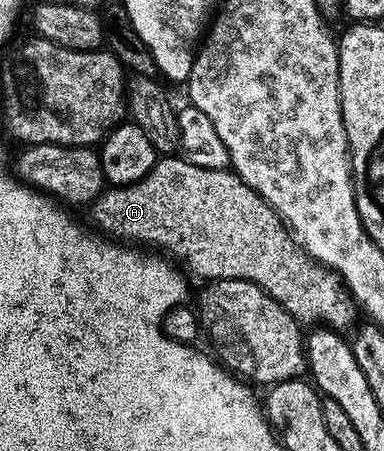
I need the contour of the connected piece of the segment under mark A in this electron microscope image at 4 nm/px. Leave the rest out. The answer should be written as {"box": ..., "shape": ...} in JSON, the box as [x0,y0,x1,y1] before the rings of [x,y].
{"box":[89,156,359,332],"shape":[[[163,156],[143,180],[102,191],[100,197],[91,204],[89,212],[100,233],[131,244],[147,244],[149,246],[146,247],[165,253],[190,275],[193,273],[195,277],[203,278],[201,280],[247,280],[257,284],[297,323],[313,322],[309,324],[345,332],[356,320],[357,314],[359,318],[358,307],[350,298],[345,283],[332,270],[314,262],[298,246],[280,216],[250,186],[243,184],[243,180],[232,169],[199,168],[186,162],[184,157]]]}

